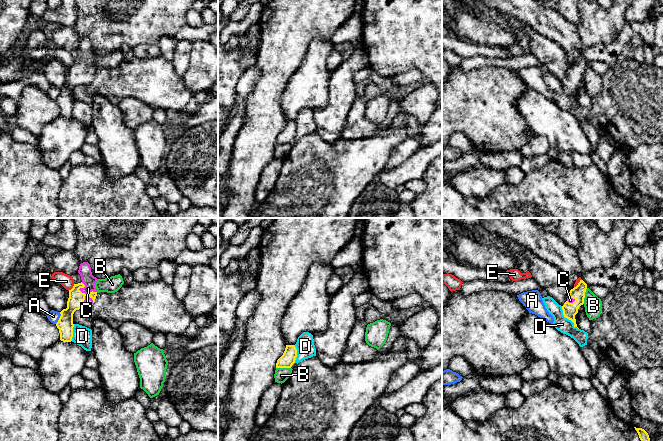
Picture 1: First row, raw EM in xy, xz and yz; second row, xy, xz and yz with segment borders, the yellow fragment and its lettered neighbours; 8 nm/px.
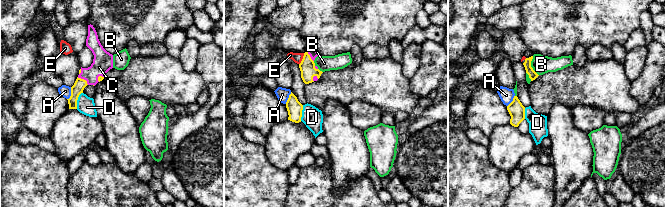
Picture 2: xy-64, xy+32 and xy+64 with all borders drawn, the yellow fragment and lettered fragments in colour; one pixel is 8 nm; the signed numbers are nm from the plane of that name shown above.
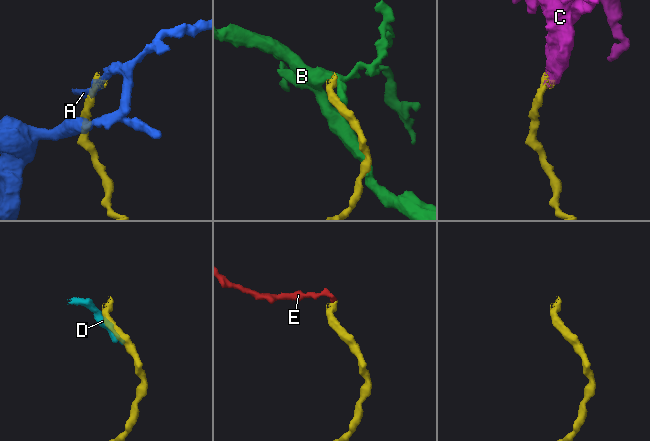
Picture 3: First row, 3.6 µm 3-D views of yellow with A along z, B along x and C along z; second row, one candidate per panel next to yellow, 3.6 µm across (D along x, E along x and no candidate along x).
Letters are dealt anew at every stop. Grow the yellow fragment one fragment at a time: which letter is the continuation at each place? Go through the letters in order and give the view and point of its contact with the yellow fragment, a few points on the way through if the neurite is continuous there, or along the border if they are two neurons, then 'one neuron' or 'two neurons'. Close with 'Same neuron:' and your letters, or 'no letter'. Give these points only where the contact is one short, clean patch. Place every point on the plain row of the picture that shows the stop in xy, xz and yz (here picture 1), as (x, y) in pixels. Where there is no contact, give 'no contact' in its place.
A: xy (59, 94) | along xy (60, 88), (60, 93), (55, 99) | two neurons
B: yz (584, 72) | two neurons
C: xy (84, 69) | across xy (76, 74), (79, 74), (84, 69), (88, 55) | one neuron
D: yz (567, 94) | along yz (561, 82), (563, 91), (578, 105) | two neurons
E: xy (73, 63) | along xy (74, 59), (68, 66) | two neurons
Same neuron: C

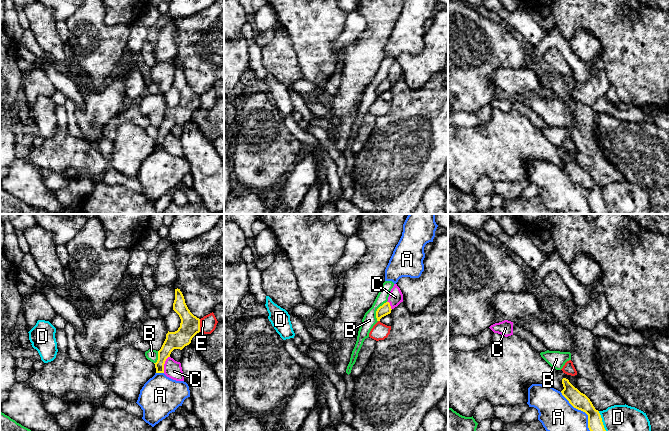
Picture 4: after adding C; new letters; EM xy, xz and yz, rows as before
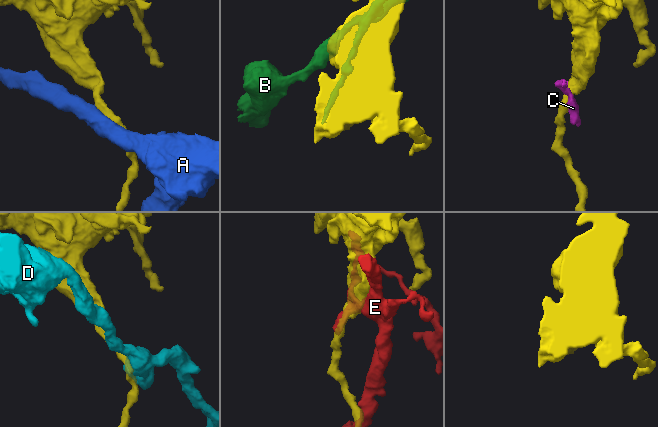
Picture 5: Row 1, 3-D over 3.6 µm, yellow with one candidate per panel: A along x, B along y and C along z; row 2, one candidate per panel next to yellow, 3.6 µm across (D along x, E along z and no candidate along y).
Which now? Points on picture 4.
A: yz (584, 187) | two neurons
B: xz (376, 87) | along xz (386, 77), (376, 87), (377, 97) | two neurons
C: xy (164, 139) | along xy (169, 132), (165, 137), (163, 148) | two neurons
D: yz (602, 200) | two neurons
E: xy (199, 101) | two neurons
Same neuron: no letter

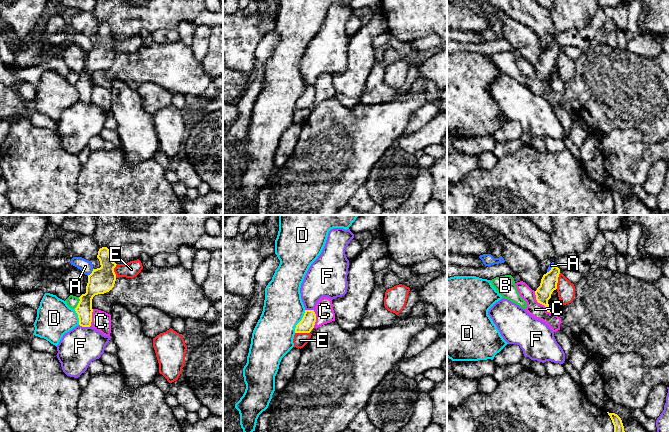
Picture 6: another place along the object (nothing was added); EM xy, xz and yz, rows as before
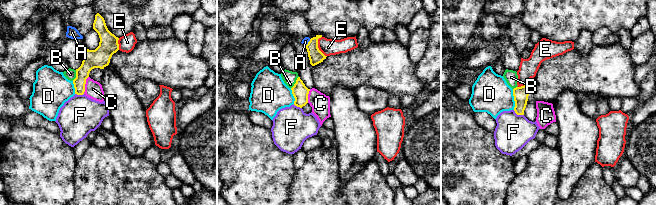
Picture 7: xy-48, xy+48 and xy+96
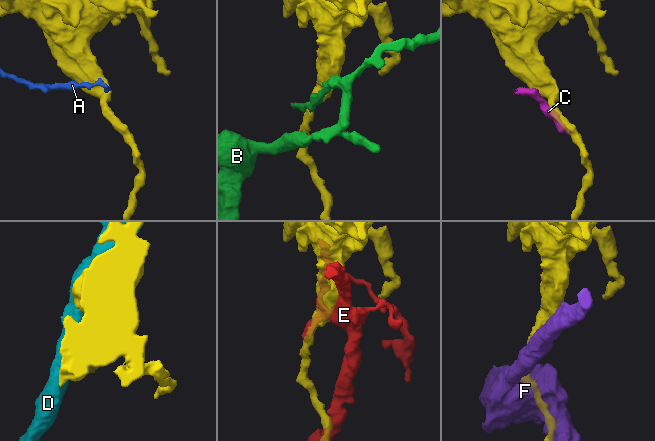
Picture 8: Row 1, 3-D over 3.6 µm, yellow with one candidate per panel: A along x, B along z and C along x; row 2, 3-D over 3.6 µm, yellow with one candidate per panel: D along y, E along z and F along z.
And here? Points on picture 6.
A: xy (92, 48) | along xy (93, 44), (87, 51) | two neurons
B: xy (78, 79) | along xy (79, 73), (79, 78), (74, 84) | two neurons
C: yz (540, 79) | along yz (534, 67), (536, 76), (551, 90) | two neurons
D: xz (300, 97) | two neurons
E: yz (557, 57) | two neurons
F: xy (85, 102) | two neurons
Same neuron: no letter

